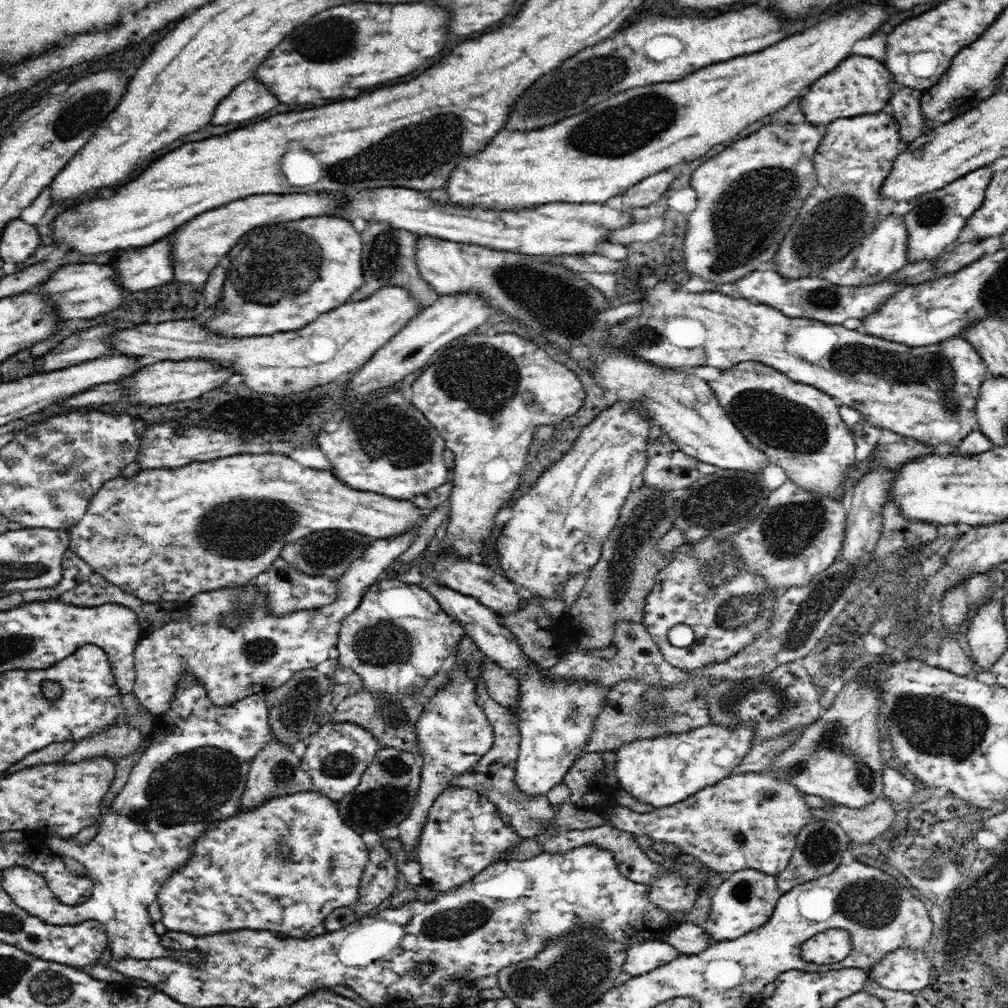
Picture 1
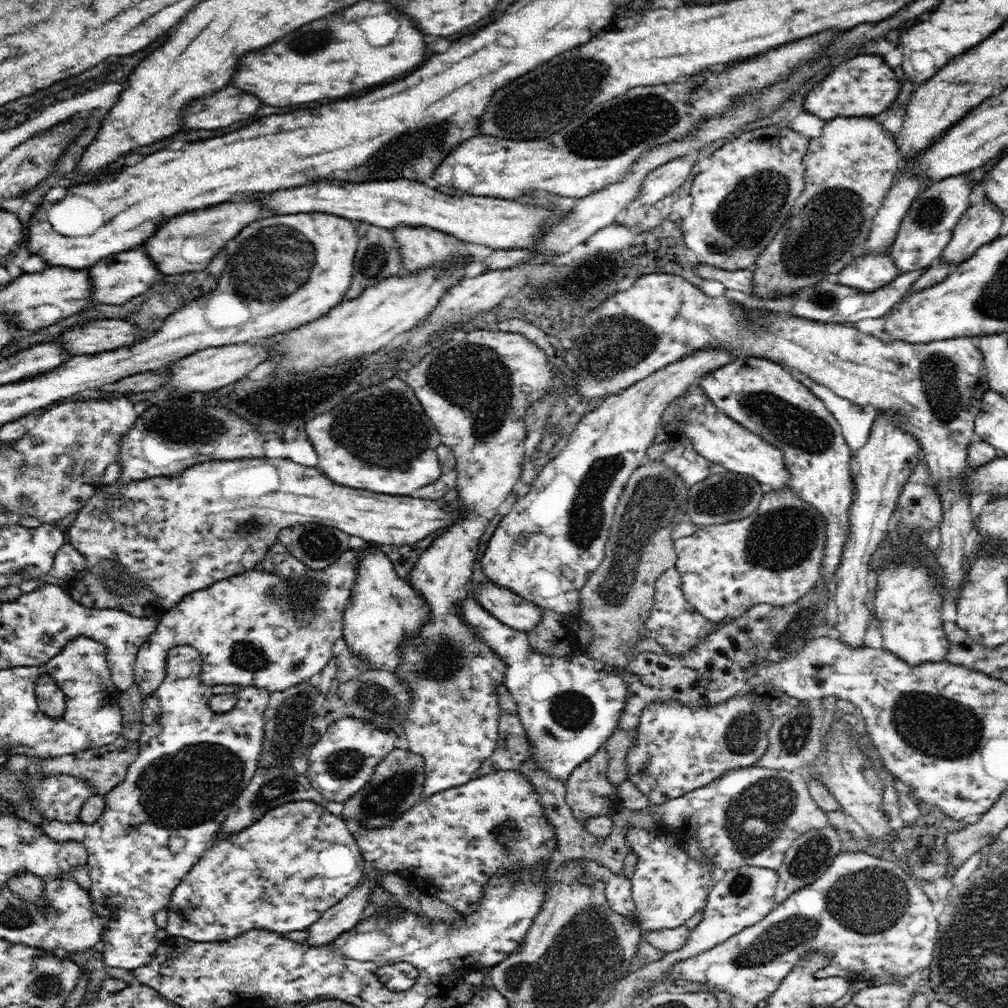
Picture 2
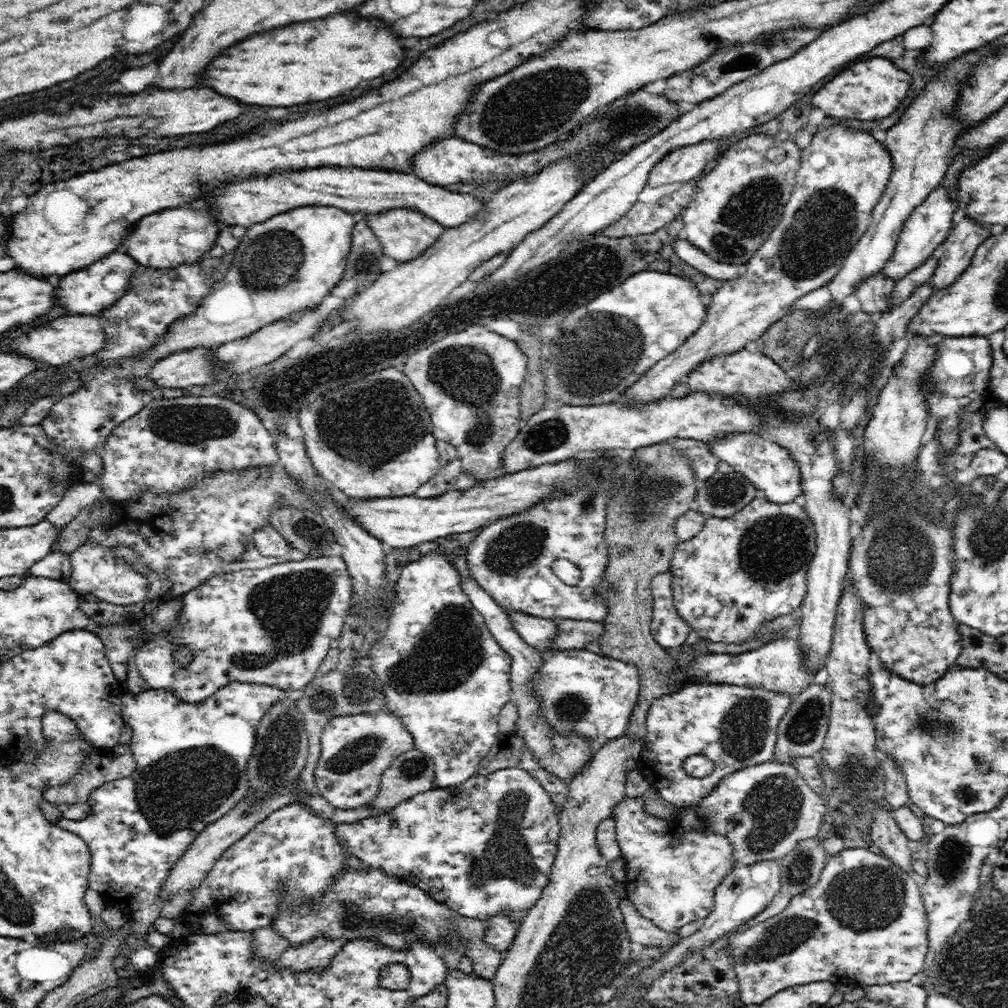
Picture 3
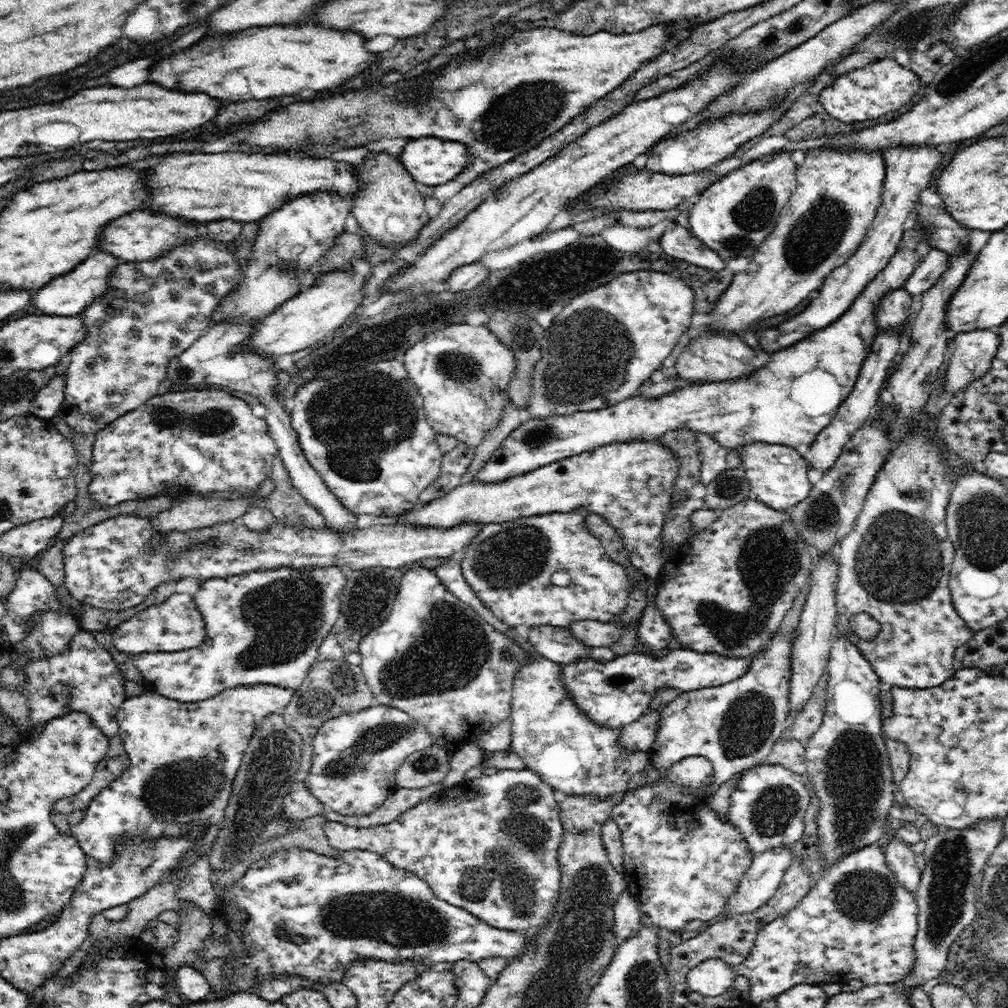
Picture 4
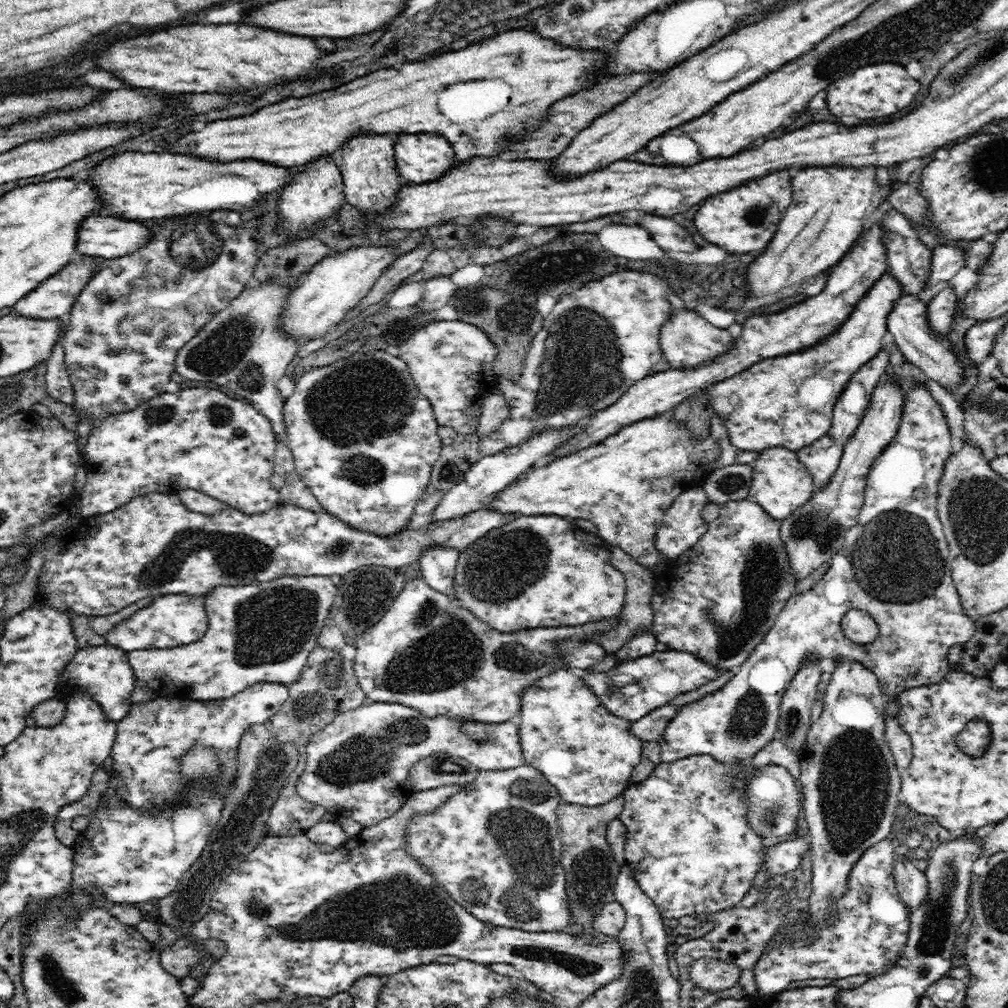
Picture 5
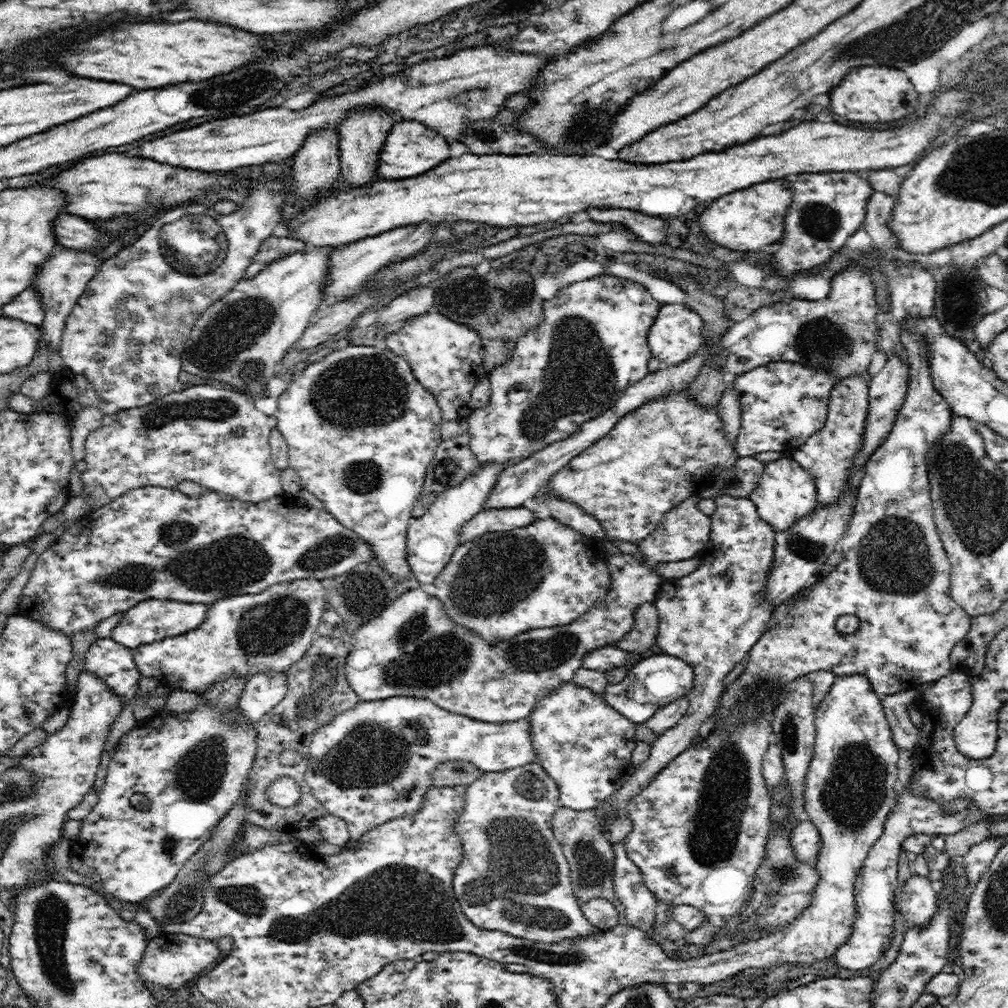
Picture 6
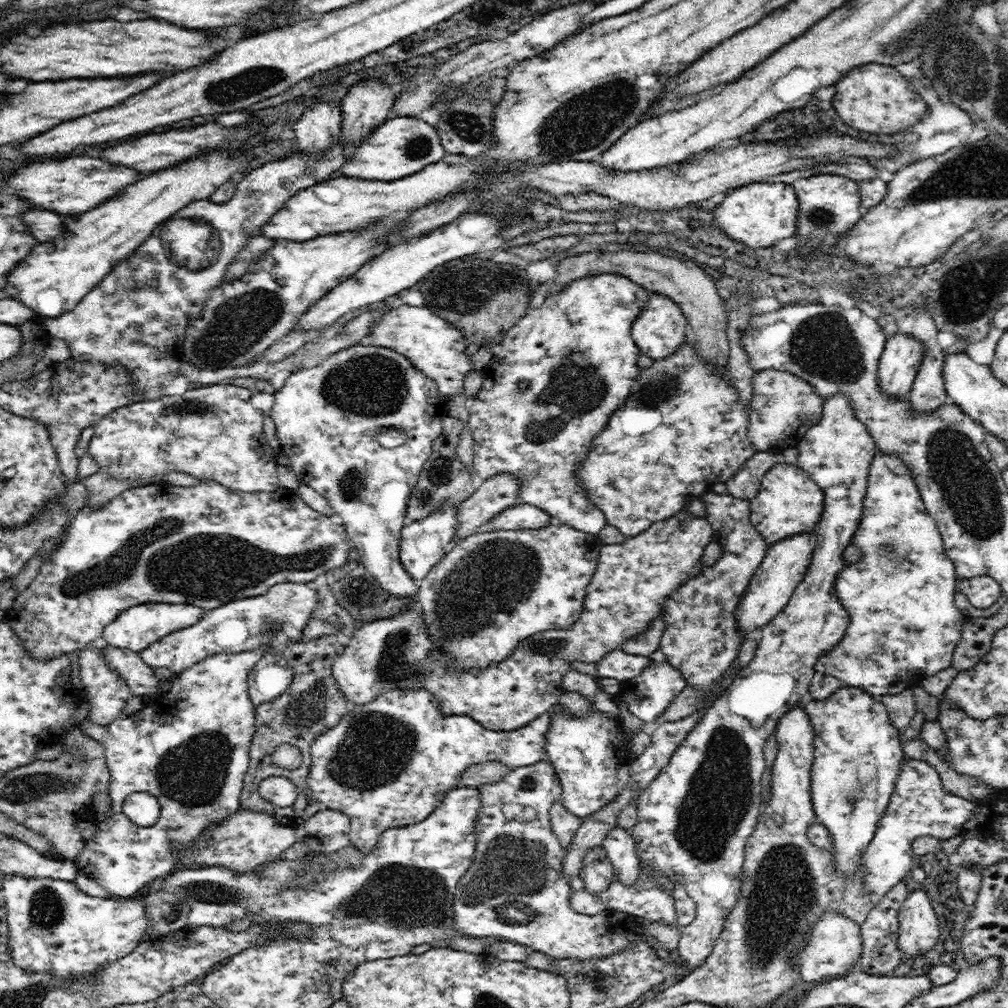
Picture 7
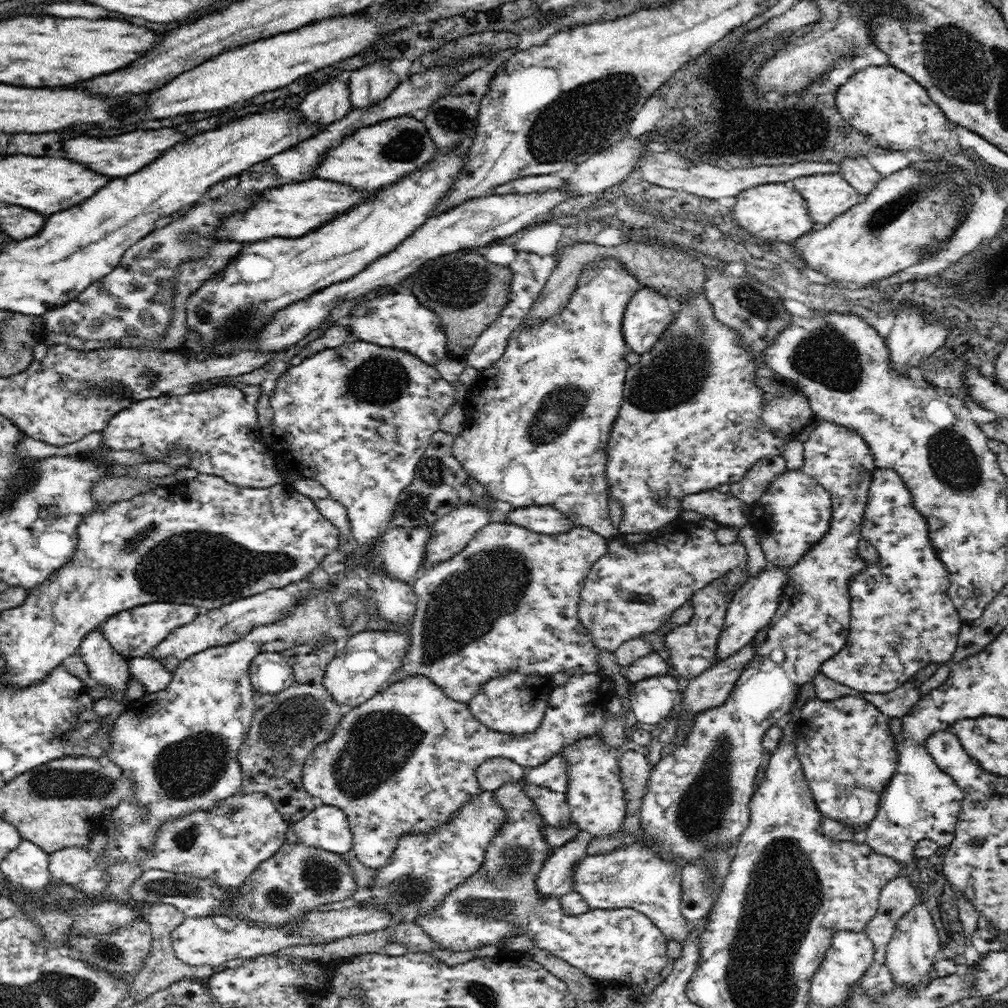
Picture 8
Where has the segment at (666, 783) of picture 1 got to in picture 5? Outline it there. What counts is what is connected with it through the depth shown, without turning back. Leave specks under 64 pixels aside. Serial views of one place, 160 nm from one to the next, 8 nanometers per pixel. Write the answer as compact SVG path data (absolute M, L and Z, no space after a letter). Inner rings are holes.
M912 379L906 383L905 403L903 406L902 419L898 428L896 437L890 442L890 445L877 457L877 460L870 467L868 476L866 476L866 487L864 490L864 503L858 516L858 524L851 526L846 531L844 544L842 548L832 556L829 563L829 570L824 574L822 580L818 582L811 590L806 590L803 593L793 593L788 600L786 600L785 607L782 608L774 626L770 628L769 632L765 634L764 640L754 648L748 655L748 660L743 662L738 669L735 670L734 676L726 682L720 690L708 693L704 698L694 701L692 706L682 706L678 709L676 716L667 724L667 729L660 739L657 740L661 746L661 762L671 763L687 756L692 755L710 755L722 764L732 764L736 760L747 760L752 758L757 752L760 752L766 744L773 740L775 732L778 731L778 720L780 720L780 702L786 687L790 681L796 676L798 669L804 666L804 661L811 660L811 662L819 662L823 658L832 658L835 662L848 659L862 663L862 665L869 668L879 680L881 691L885 696L895 697L905 690L916 688L918 686L926 686L928 684L939 683L951 671L950 663L947 656L949 650L958 643L968 642L975 632L974 621L966 616L964 612L960 595L951 578L951 559L948 548L948 541L944 536L944 531L938 515L936 514L936 504L939 496L939 485L942 472L944 472L945 463L952 455L951 452L951 435L950 428L947 424L947 418L944 412L940 409L940 405L930 395L930 391L924 388L922 383ZM851 608L864 610L878 623L878 636L874 642L870 644L856 644L840 629L840 620Z

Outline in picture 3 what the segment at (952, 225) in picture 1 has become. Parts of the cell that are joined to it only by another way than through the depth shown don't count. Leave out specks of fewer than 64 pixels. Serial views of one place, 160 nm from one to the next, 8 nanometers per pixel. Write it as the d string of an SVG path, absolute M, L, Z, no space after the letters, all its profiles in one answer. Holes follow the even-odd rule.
M938 185L938 188L930 192L926 200L910 213L909 220L906 220L906 223L902 227L894 254L886 262L886 266L881 270L881 274L886 275L896 282L898 279L904 278L904 276L912 272L915 268L918 268L920 264L924 264L924 261L932 256L932 252L940 244L943 244L952 230L955 208L956 204L946 193L946 188Z

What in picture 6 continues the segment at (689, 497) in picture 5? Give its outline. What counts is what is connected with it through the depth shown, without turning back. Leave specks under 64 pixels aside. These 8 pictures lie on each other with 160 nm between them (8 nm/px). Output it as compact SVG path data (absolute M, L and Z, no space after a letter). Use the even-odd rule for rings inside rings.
M692 496L691 498L688 498L688 500L684 500L670 508L670 510L663 516L663 519L658 526L650 532L642 542L638 542L638 549L640 549L640 553L643 555L640 559L634 557L634 555L626 554L625 552L616 552L617 554L614 555L605 555L603 559L607 562L608 571L610 571L610 575L612 575L612 584L610 584L610 588L608 588L604 600L596 602L596 604L590 606L587 612L584 612L580 618L577 618L570 622L570 624L564 626L530 629L526 632L521 632L512 638L494 644L487 643L486 640L478 636L478 633L474 633L474 631L470 631L470 629L466 629L466 627L454 623L454 621L444 613L442 601L436 599L436 595L430 595L420 589L420 587L408 590L408 592L405 592L402 596L399 596L394 600L392 604L389 604L378 616L371 618L366 624L362 624L362 626L360 626L360 628L358 628L358 630L352 635L353 646L348 653L346 664L344 666L346 679L348 679L350 687L352 687L352 690L354 690L359 696L359 701L364 702L393 698L393 696L418 696L418 698L430 700L433 704L446 709L448 712L453 712L457 715L464 715L471 719L481 720L487 723L509 723L520 719L526 719L527 716L531 716L534 706L536 706L540 700L544 700L546 695L548 695L550 691L553 691L553 688L561 686L562 683L571 680L574 673L583 666L583 660L590 651L612 646L612 644L618 642L625 634L630 632L630 629L634 626L635 612L637 608L641 604L655 602L658 589L664 580L662 576L655 572L660 564L688 560L689 558L696 556L696 554L706 546L706 543L708 543L710 539L711 520L710 516L704 514L704 512L698 509L699 500L699 496Z

